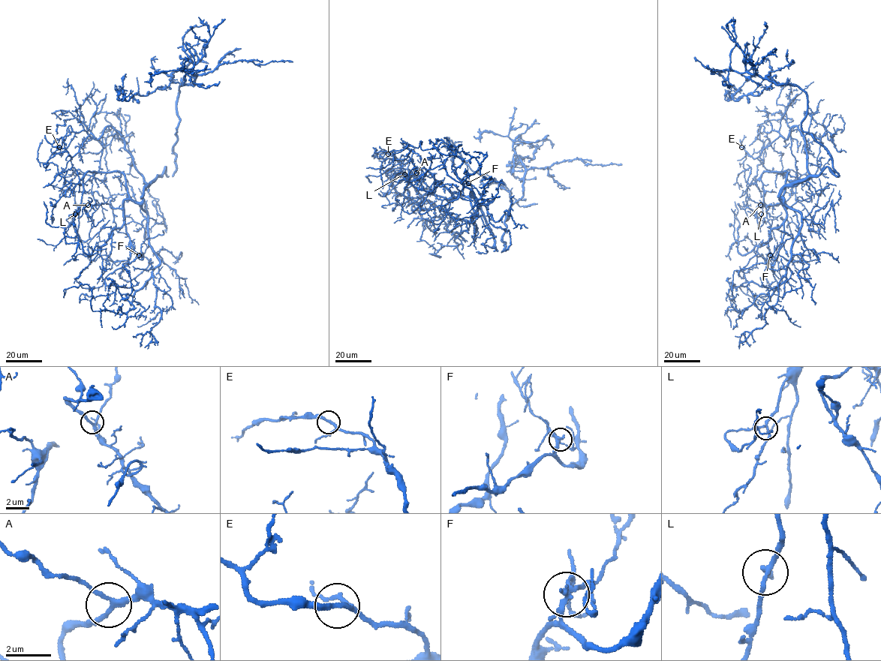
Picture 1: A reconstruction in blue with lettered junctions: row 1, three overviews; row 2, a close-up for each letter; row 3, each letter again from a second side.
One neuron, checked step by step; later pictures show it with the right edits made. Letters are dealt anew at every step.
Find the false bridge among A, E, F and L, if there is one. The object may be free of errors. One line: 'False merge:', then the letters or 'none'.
False merge: F

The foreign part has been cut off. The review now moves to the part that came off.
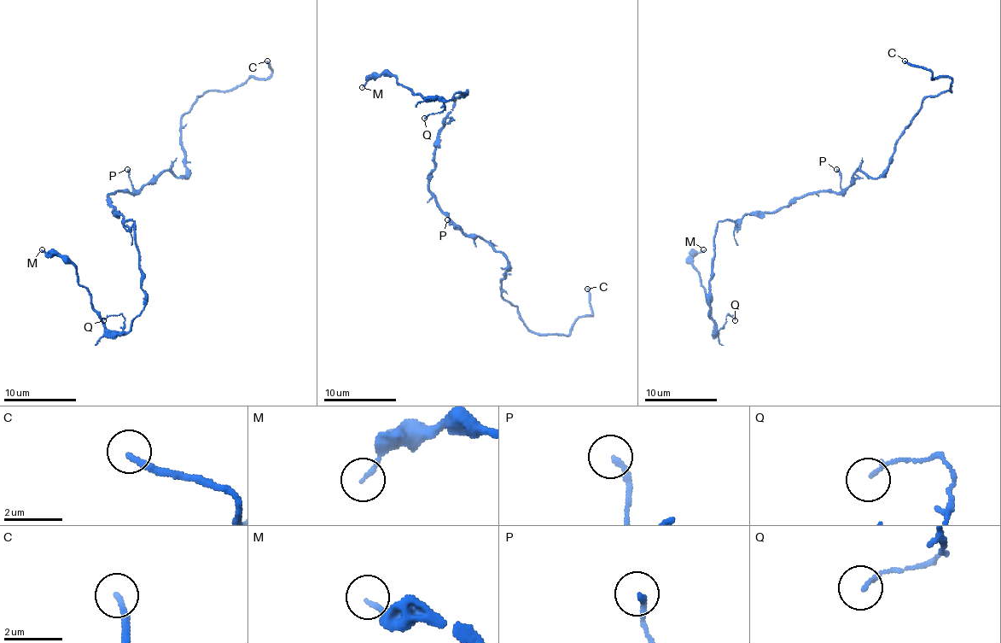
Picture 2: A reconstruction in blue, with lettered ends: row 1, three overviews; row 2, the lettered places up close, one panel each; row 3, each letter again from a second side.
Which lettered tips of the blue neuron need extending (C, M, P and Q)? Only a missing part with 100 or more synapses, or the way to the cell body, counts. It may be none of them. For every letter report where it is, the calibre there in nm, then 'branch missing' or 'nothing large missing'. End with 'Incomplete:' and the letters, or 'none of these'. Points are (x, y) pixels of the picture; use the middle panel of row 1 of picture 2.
C: place (587, 289); calibre 200 nm; branch missing
M: place (362, 87); calibre 120 nm; nothing large missing
P: place (447, 219); calibre 200 nm; nothing large missing
Q: place (424, 118); calibre 140 nm; nothing large missing
Incomplete: C

